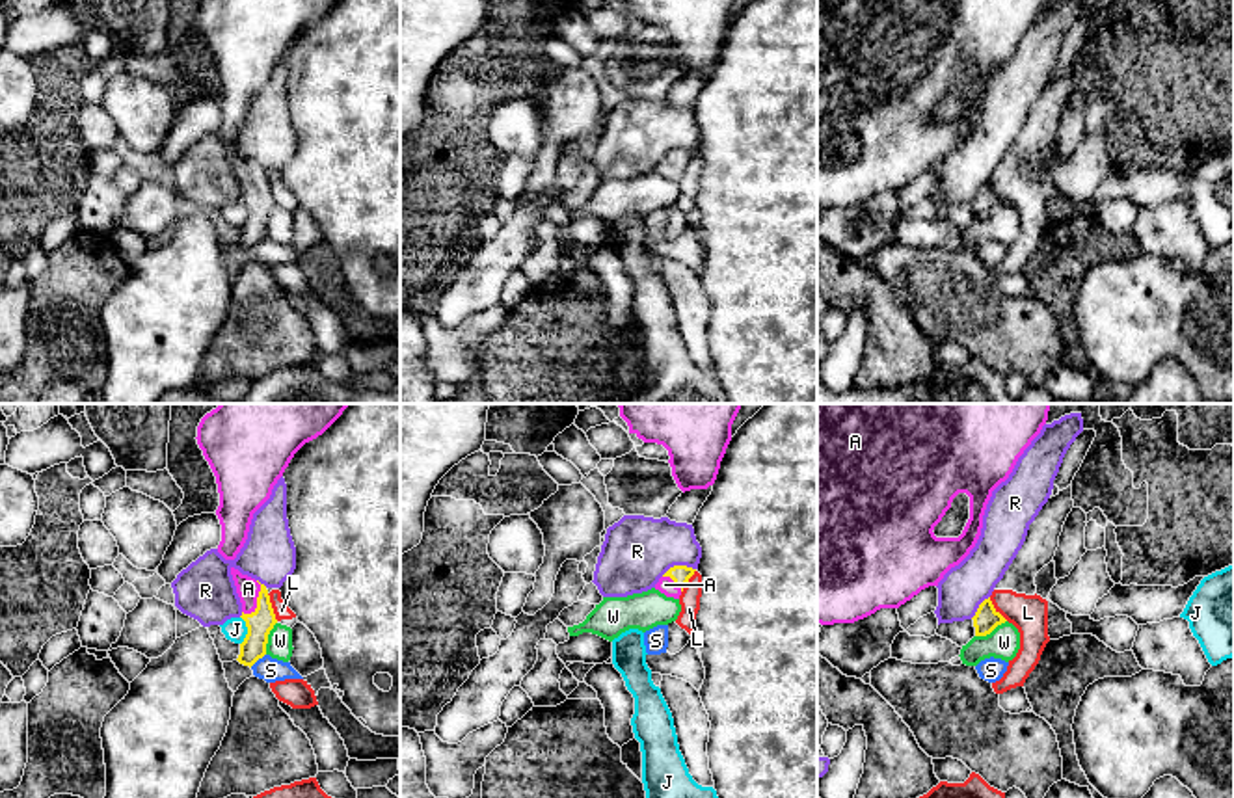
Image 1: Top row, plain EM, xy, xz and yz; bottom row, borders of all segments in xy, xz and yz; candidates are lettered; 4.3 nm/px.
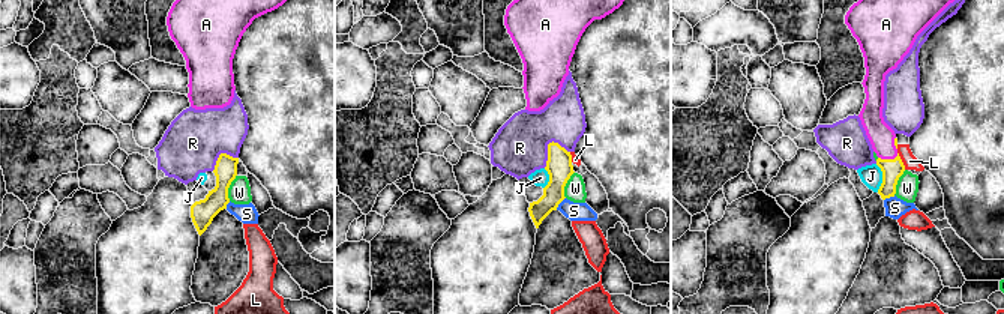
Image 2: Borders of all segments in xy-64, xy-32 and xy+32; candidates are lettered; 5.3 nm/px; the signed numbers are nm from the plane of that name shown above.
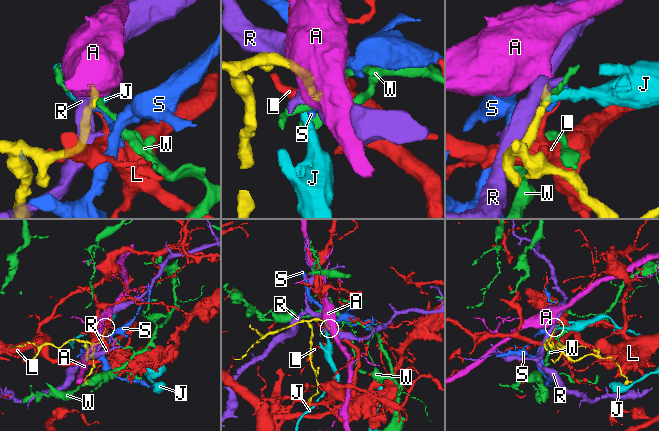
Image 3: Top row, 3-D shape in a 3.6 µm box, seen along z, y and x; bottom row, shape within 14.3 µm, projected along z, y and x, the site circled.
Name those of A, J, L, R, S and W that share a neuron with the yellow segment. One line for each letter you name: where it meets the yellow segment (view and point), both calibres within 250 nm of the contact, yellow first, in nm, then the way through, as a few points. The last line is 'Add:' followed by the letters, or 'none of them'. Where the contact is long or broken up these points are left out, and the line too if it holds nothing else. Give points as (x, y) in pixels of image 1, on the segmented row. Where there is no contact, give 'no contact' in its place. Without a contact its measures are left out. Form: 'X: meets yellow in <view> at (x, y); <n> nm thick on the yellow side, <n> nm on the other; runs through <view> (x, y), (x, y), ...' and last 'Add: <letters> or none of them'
A: meets yellow in xy at (257, 599); 120 nm thick on the yellow side, 100 nm on the other; runs through xy (259, 624), (257, 599), (248, 588)
Add: A

